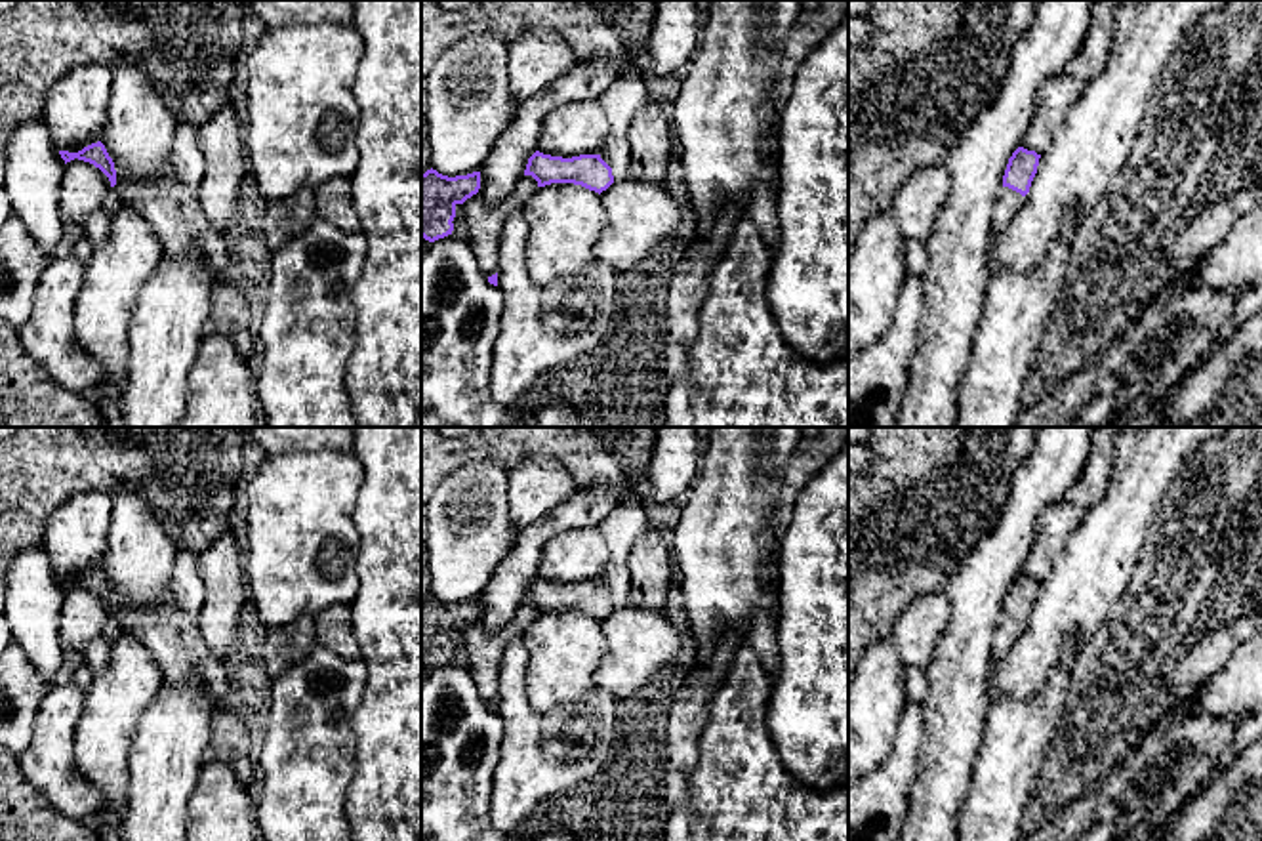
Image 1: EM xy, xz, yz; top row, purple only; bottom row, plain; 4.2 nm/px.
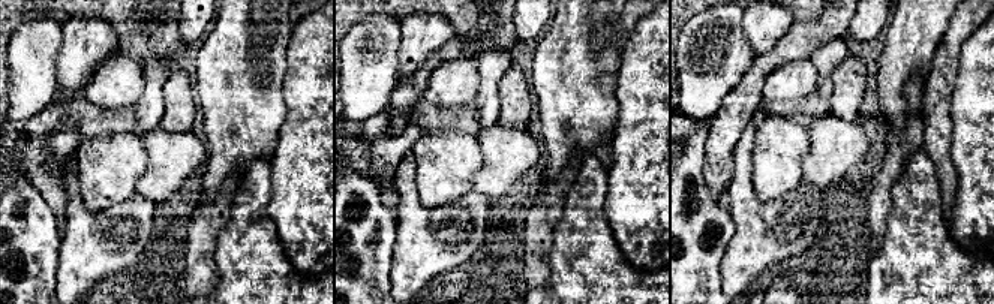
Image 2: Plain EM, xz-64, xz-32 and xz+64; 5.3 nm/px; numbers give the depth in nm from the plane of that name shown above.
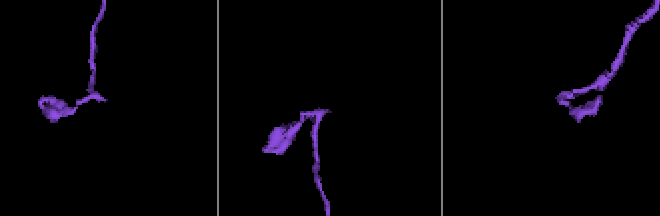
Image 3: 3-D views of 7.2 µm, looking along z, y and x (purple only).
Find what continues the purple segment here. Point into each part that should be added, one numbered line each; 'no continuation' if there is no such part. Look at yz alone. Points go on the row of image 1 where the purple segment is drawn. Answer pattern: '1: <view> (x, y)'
1: yz (1009, 203)

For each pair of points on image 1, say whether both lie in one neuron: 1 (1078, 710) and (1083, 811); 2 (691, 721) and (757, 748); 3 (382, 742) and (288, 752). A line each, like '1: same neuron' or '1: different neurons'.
1: different neurons
2: different neurons
3: different neurons

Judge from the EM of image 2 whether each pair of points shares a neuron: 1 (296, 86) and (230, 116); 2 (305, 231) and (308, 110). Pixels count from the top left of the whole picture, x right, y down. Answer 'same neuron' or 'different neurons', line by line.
1: different neurons
2: same neuron

